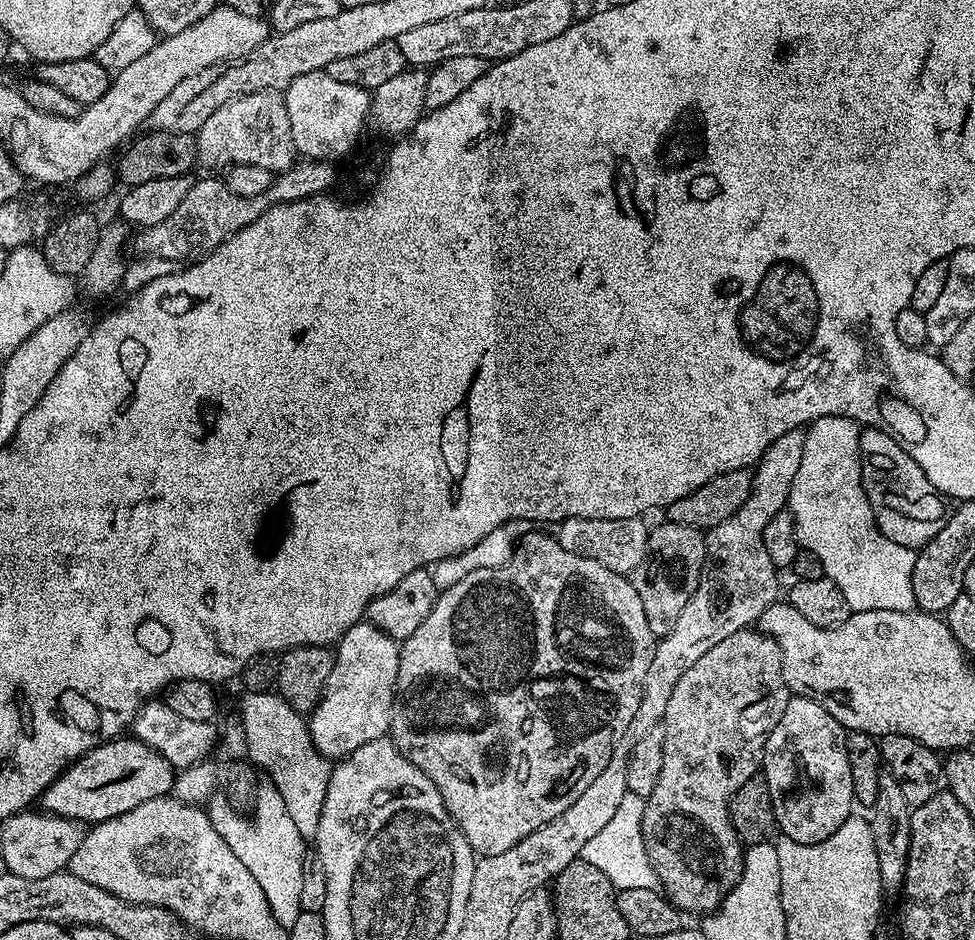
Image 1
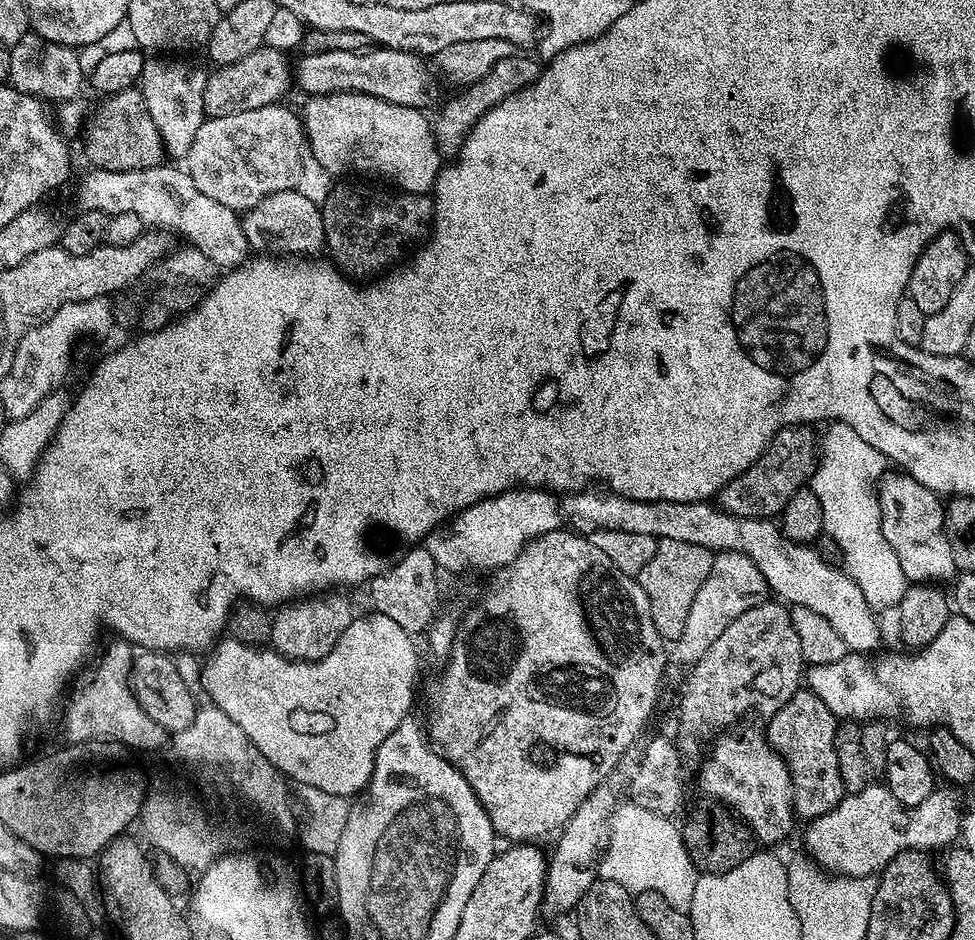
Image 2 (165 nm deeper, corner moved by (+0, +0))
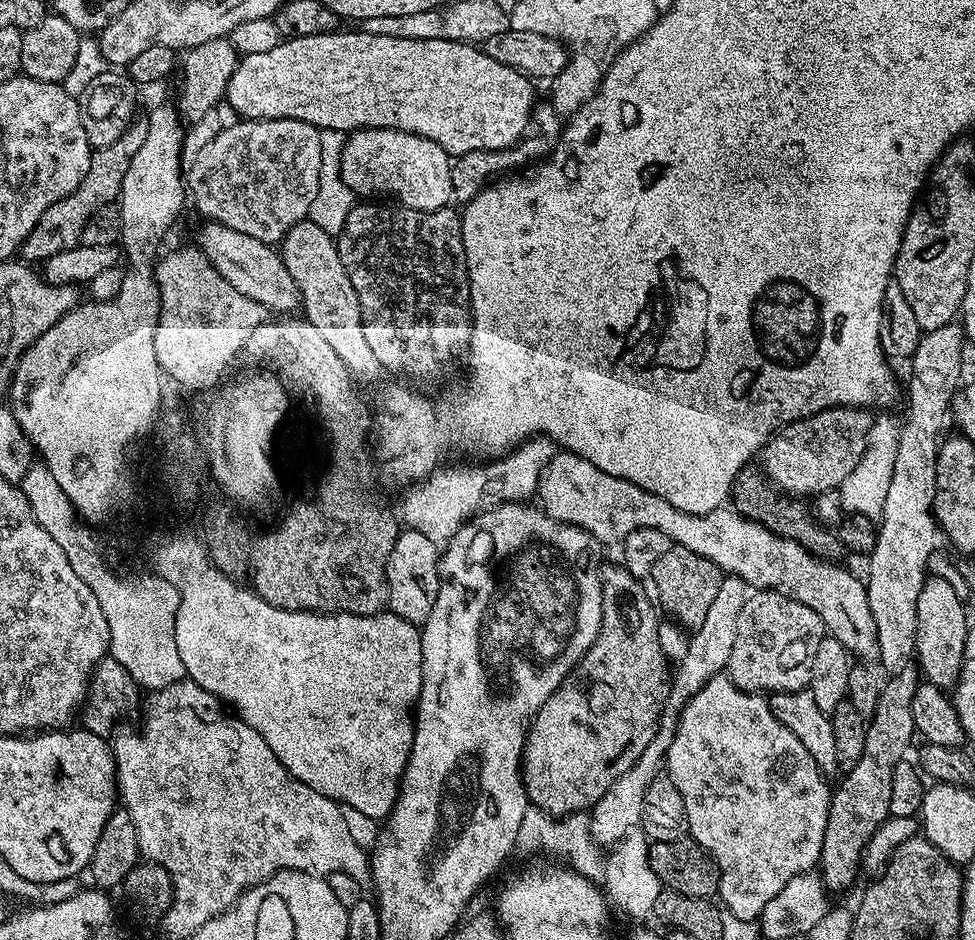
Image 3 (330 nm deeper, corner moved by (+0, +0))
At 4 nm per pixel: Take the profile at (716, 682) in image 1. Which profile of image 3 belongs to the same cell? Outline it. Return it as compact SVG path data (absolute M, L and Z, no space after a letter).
M753 591L744 601L742 614L738 614L726 675L744 692L771 694L807 689L814 650L818 650L818 642L825 635L822 618L818 618L810 606L802 606L802 602L781 592Z

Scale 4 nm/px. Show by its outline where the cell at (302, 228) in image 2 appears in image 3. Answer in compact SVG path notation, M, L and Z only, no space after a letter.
M305 218L285 233L278 244L278 251L284 260L286 270L290 270L290 278L294 278L294 286L298 288L303 319L308 320L326 337L326 342L330 342L331 348L337 352L338 358L342 358L342 362L357 381L370 379L381 367L378 358L374 358L374 350L370 350L366 342L366 334L362 334L362 314L358 306L358 294L354 294L354 285L346 274L346 266L342 266L335 239Z

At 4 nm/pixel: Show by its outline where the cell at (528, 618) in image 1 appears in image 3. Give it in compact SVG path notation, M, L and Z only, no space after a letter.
M619 563L606 564L600 568L602 622L596 641L560 689L536 711L536 719L524 742L522 779L528 791L529 805L541 808L551 817L591 809L598 798L626 774L638 754L650 746L650 738L654 738L656 725L660 723L660 706L666 691L666 657L659 646L657 609L650 596L648 601L641 581L635 580Z

